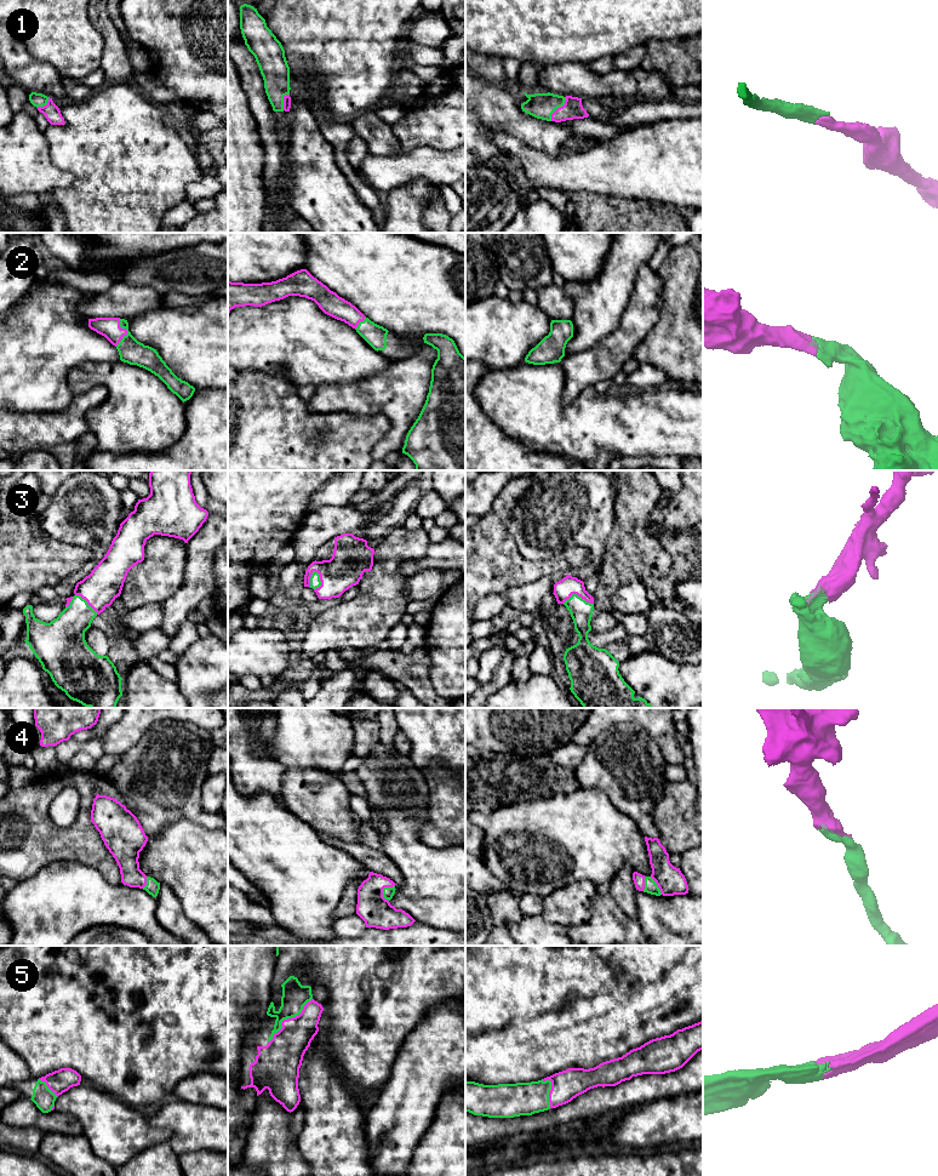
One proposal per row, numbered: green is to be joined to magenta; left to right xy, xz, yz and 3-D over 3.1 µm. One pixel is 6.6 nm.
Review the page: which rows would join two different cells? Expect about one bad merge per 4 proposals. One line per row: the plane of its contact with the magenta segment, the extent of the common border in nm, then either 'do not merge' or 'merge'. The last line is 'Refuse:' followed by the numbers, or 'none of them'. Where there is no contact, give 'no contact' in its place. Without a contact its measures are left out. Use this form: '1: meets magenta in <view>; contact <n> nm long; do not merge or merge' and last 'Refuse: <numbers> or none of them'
1: meets magenta in yz; contact 190 nm long; merge
2: meets magenta in xy; contact 190 nm long; merge
3: meets magenta in xz; contact 140 nm long; merge
4: meets magenta in xz; contact 120 nm long; merge
5: meets magenta in xz; contact 400 nm long; merge
Refuse: none of them

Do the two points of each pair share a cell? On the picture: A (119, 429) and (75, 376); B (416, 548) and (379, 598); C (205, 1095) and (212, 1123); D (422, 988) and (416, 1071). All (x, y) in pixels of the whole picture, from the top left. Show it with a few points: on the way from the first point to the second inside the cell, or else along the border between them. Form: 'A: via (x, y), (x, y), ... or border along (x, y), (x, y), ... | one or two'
A: via (119, 410), (119, 393), (102, 376), (95, 376) | one
B: via (401, 555), (387, 570), (387, 583) | one
C: border along (179, 1099), (187, 1102), (212, 1105), (215, 1107) | two
D: border along (439, 1003), (427, 1012), (401, 1045) | two

